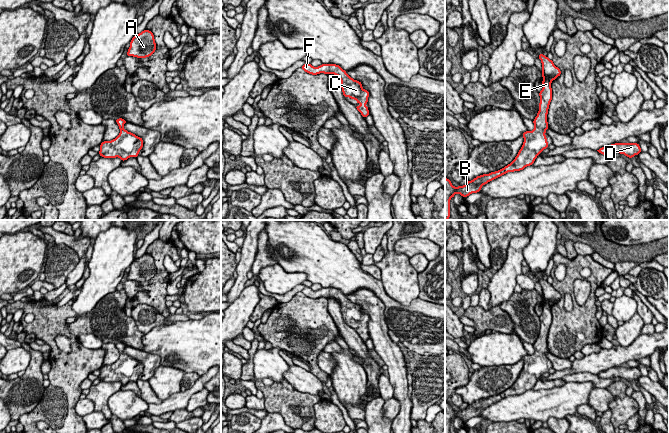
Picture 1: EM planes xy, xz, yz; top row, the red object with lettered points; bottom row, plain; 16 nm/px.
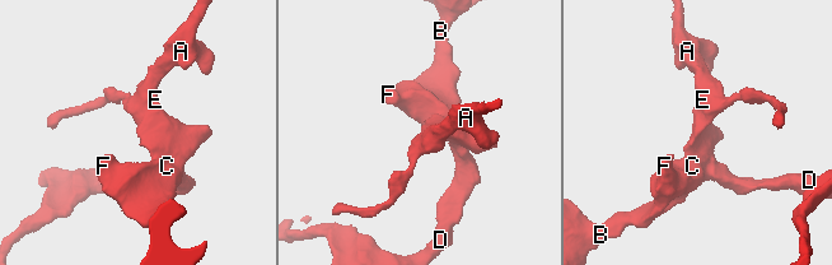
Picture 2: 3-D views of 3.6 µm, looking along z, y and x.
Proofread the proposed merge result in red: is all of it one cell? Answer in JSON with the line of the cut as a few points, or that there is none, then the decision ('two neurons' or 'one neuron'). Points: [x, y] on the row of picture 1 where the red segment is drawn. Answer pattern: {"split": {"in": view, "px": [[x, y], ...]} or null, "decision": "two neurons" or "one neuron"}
{"split": null, "decision": "one neuron"}

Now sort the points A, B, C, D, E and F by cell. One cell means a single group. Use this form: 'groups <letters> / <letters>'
groups A B C D E F

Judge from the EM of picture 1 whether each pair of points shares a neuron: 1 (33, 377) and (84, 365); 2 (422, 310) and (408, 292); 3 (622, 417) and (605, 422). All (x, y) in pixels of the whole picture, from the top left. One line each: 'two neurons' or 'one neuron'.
1: two neurons
2: two neurons
3: two neurons

